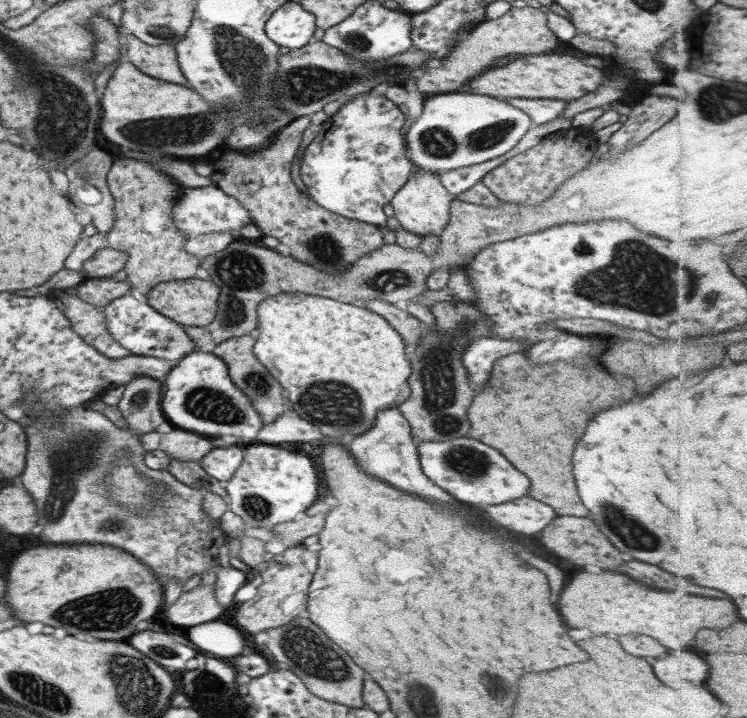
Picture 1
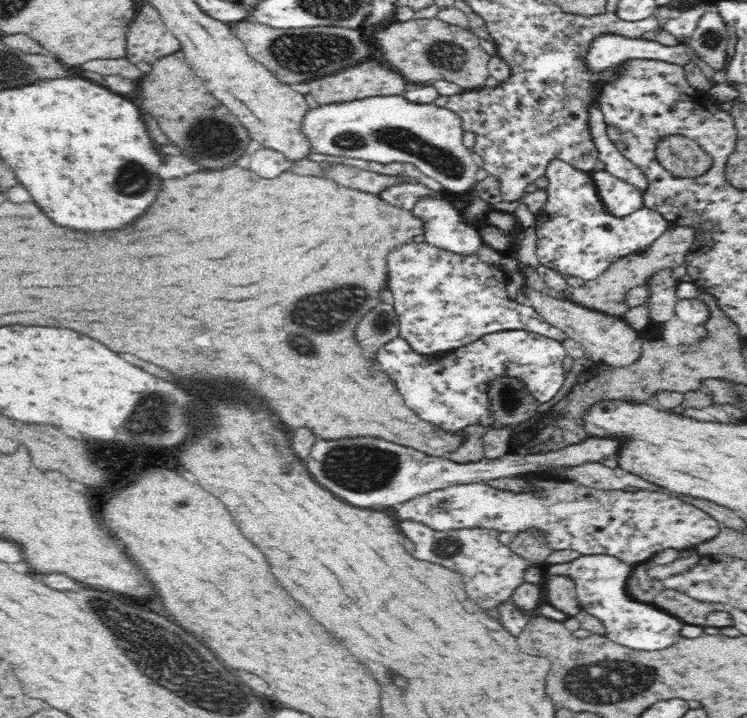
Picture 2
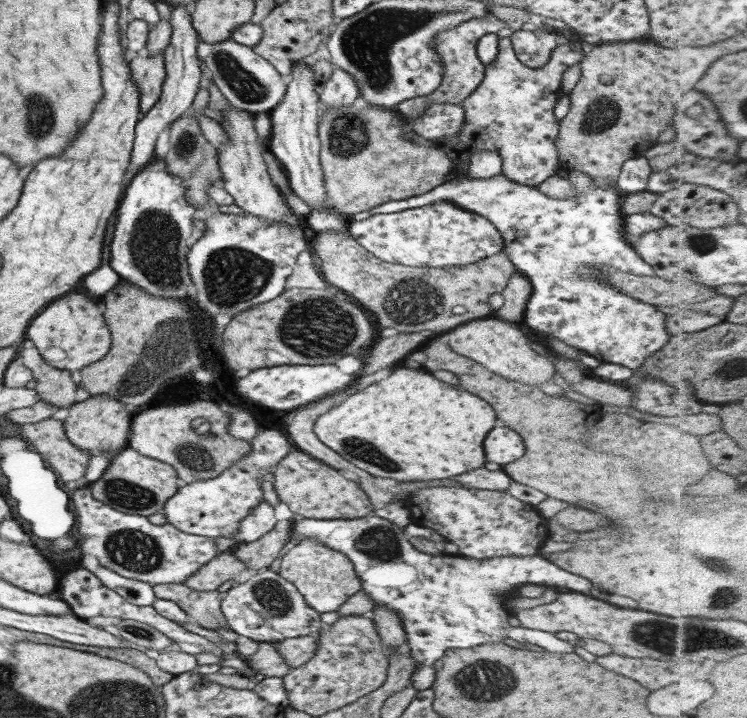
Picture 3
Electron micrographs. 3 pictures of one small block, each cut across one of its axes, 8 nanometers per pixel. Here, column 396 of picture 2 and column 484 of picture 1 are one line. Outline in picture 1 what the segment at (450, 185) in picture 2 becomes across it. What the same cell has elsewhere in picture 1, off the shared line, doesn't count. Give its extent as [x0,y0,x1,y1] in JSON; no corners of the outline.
[403,94,533,173]

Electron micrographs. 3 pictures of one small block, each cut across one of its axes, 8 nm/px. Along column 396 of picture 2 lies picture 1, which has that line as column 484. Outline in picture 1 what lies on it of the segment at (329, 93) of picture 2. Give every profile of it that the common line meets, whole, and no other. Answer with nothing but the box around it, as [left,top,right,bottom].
[469,54,604,102]

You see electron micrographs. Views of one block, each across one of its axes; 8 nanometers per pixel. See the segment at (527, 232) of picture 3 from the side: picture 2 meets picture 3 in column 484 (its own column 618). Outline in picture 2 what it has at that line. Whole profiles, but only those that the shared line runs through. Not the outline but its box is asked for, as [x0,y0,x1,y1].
[590,169,645,218]

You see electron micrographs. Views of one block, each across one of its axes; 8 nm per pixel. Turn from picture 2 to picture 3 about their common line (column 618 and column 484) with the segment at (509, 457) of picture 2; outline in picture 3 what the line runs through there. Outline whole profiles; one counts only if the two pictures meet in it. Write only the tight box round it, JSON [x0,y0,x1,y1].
[483,423,523,464]

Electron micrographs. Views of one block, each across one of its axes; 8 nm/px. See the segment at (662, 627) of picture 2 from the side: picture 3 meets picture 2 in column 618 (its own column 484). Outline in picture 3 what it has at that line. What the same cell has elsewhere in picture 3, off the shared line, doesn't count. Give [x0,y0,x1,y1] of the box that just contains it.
[290,516,591,691]

